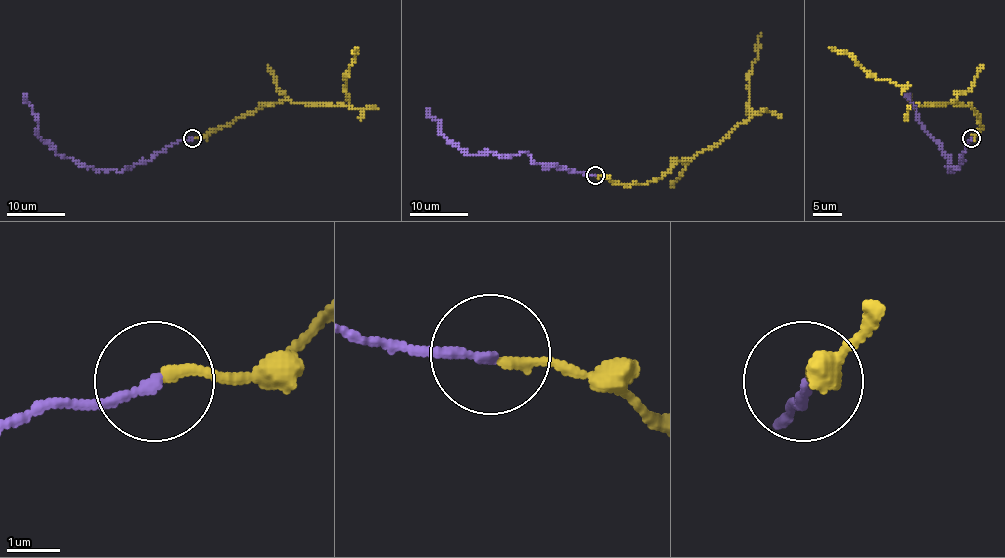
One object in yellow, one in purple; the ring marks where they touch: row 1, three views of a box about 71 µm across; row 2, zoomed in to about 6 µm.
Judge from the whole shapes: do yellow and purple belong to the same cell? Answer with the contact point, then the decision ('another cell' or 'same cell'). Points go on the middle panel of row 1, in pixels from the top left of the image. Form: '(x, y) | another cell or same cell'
(595, 175) | same cell

